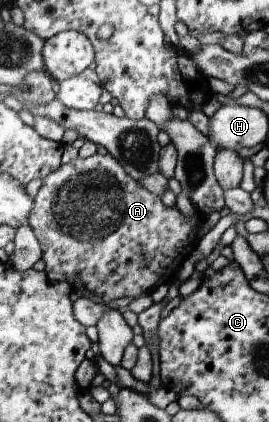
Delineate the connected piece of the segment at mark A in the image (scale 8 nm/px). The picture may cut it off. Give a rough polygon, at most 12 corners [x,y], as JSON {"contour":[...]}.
{"contour":[[110,153],[42,179],[52,282],[104,302],[178,281],[194,220]]}

